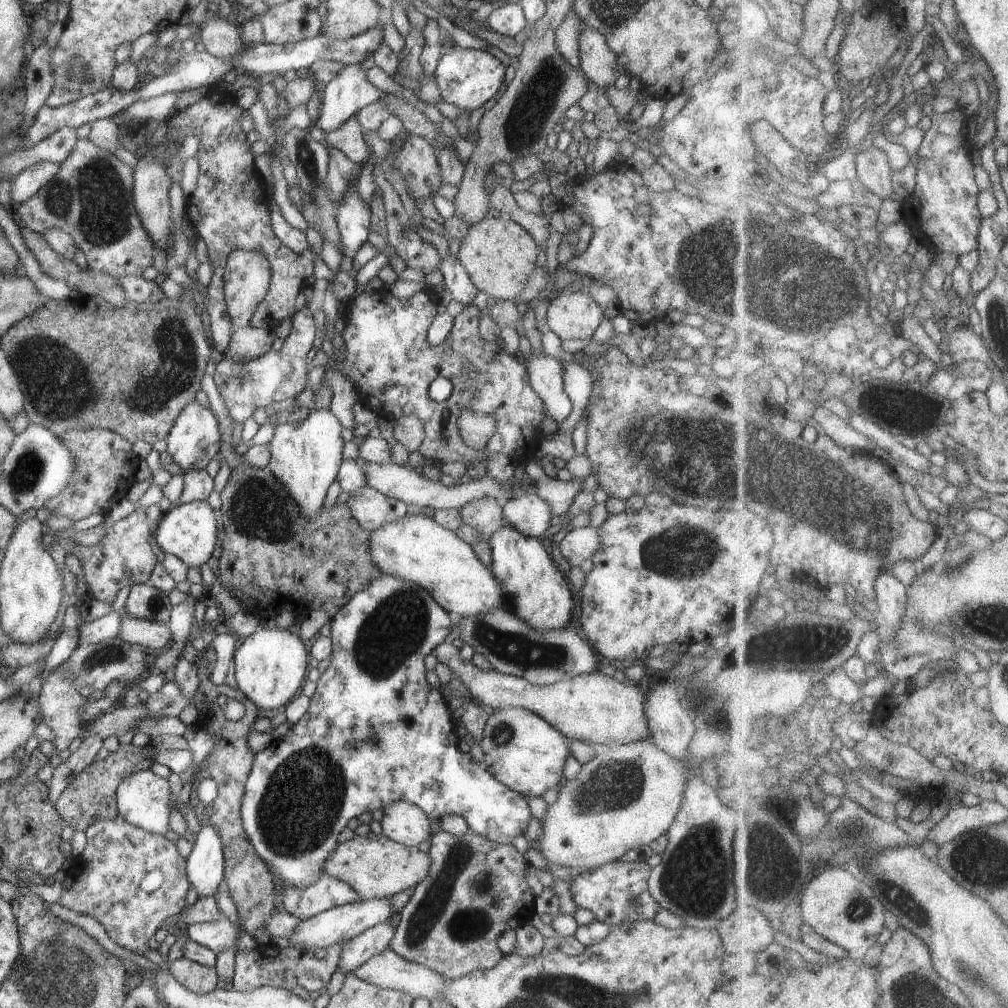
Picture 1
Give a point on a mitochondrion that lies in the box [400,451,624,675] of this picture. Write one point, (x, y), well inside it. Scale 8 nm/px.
(511, 648)

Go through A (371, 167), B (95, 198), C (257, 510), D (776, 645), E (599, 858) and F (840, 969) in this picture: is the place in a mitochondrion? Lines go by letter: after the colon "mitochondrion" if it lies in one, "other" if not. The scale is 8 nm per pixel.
A: other
B: mitochondrion
C: mitochondrion
D: mitochondrion
E: other
F: other

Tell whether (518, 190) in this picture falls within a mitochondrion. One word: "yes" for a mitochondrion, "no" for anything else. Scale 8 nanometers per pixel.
no

